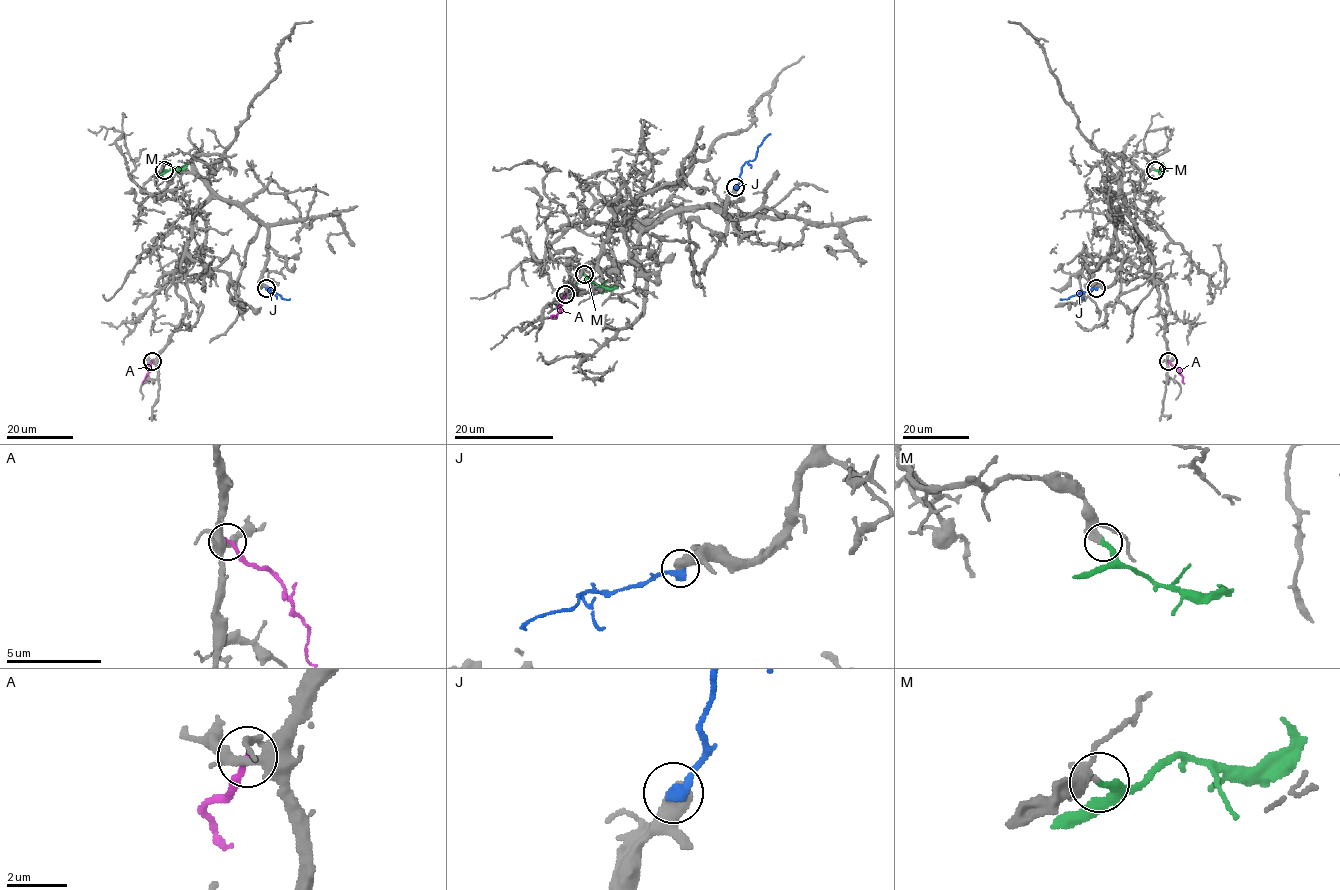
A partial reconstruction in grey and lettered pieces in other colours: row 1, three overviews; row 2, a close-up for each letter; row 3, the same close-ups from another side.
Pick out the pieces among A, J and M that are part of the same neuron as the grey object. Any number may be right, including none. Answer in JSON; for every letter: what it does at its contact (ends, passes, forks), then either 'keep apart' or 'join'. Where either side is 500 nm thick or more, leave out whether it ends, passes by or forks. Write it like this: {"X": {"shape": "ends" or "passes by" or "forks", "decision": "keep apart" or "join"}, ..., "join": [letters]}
{"A": {"shape": "ends", "decision": "keep apart"}, "J": {"decision": "keep apart"}, "M": {"shape": "ends", "decision": "join"}, "join": ["M"]}

